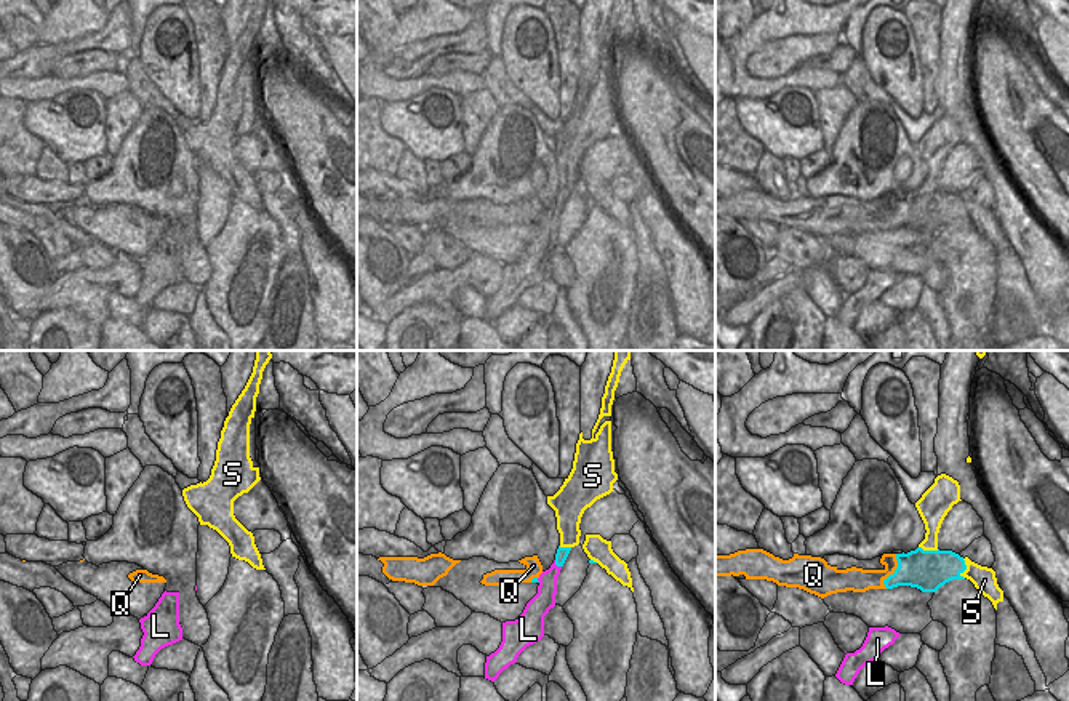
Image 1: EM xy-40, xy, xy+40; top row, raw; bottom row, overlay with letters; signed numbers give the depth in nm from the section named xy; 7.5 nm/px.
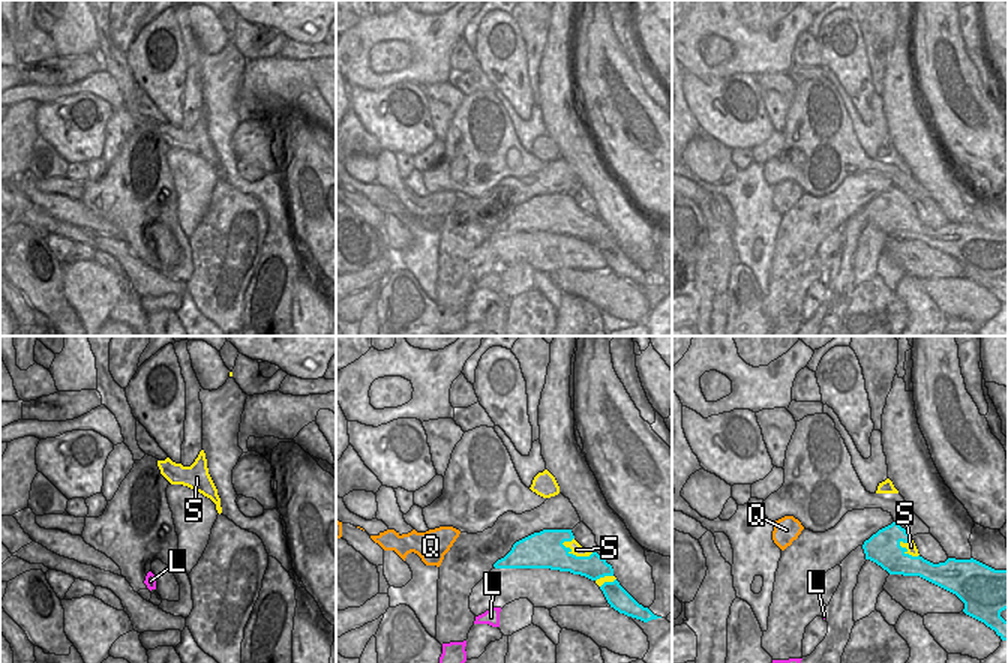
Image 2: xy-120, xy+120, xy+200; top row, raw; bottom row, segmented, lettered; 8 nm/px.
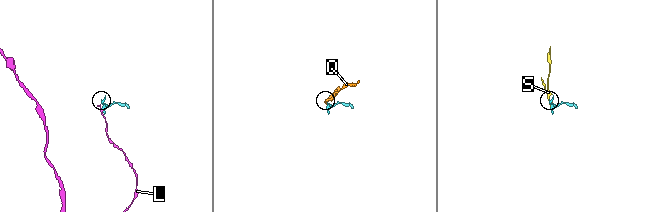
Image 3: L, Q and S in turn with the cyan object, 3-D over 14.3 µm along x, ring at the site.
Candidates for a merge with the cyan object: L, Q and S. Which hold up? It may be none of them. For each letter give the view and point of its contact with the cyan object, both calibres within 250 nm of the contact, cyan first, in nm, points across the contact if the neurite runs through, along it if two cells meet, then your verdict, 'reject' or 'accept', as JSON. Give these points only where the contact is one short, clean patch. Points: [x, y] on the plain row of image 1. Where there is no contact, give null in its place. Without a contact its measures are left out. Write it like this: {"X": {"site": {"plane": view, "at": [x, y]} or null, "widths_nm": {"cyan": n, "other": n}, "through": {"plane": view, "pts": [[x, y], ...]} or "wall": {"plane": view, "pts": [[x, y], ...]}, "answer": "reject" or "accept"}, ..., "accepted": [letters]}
{"L": {"site": {"plane": "xy", "at": [557, 207]}, "widths_nm": {"cyan": 100, "other": 140}, "wall": {"plane": "xy", "pts": [[554, 202], [560, 208]]}, "answer": "reject"}, "Q": {"site": {"plane": "xy+40", "at": [895, 213]}, "widths_nm": {"cyan": 320, "other": 170}, "answer": "accept"}, "S": {"site": {"plane": "xy+40", "at": [965, 210]}, "widths_nm": {"cyan": 280, "other": 170}, "answer": "reject"}, "accepted": ["Q"]}

